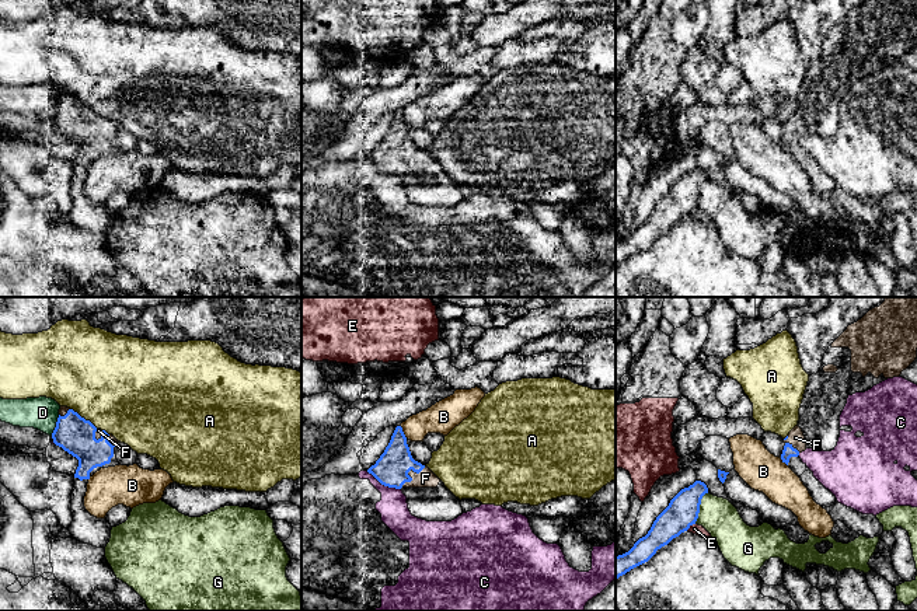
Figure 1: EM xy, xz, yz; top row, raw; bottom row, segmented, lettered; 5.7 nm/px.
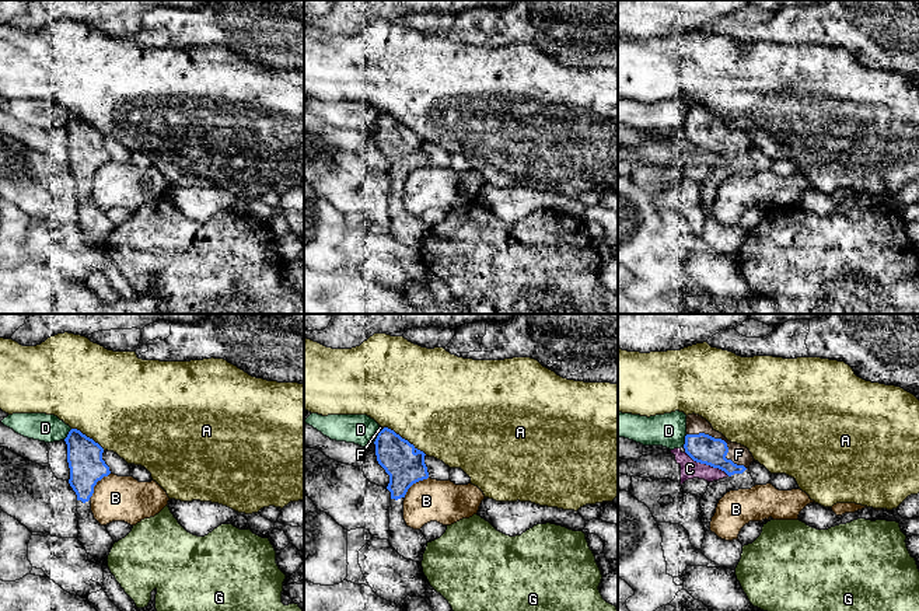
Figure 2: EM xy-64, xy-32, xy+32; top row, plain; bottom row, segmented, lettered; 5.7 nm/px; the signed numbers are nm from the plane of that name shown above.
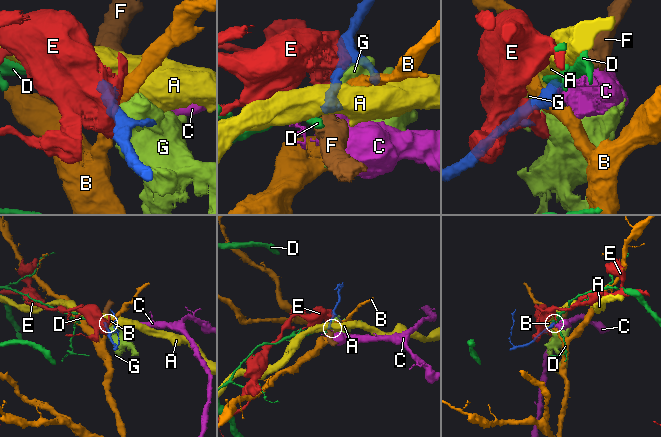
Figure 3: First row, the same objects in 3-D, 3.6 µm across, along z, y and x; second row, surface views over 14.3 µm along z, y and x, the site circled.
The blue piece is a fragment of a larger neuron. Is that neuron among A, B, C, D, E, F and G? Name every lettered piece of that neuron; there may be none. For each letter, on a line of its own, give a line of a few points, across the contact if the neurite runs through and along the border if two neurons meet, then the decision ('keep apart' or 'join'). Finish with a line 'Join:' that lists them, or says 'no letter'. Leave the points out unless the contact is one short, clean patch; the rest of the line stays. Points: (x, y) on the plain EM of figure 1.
A: line xy (70, 94), (97, 114); keep apart
B: line xz (400, 112), (407, 124); keep apart
C: line xz (366, 157), (382, 170), (400, 175); keep apart
D: keep apart
E: line yz (694, 209), (686, 216); keep apart
F: line xz (391, 156), (408, 157), (425, 164); join
G: keep apart
Join: F

